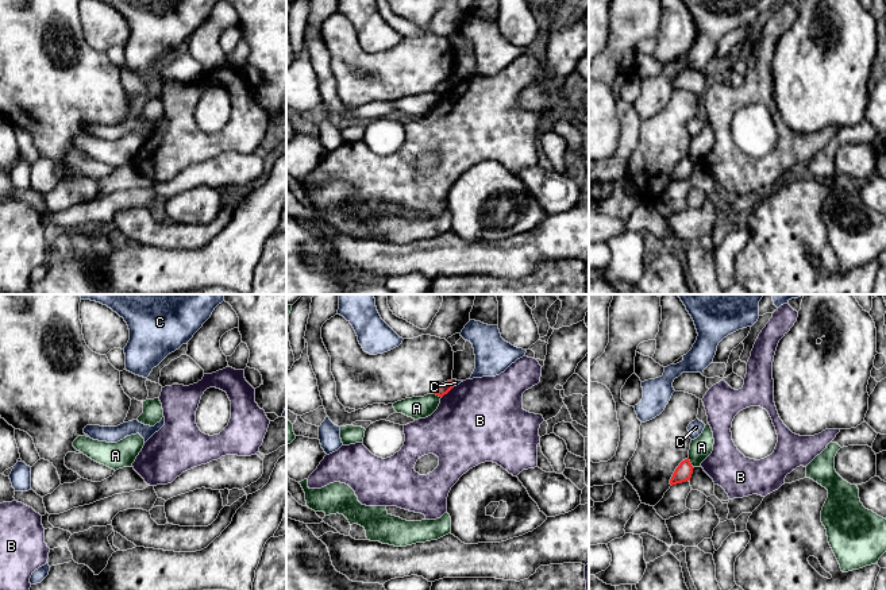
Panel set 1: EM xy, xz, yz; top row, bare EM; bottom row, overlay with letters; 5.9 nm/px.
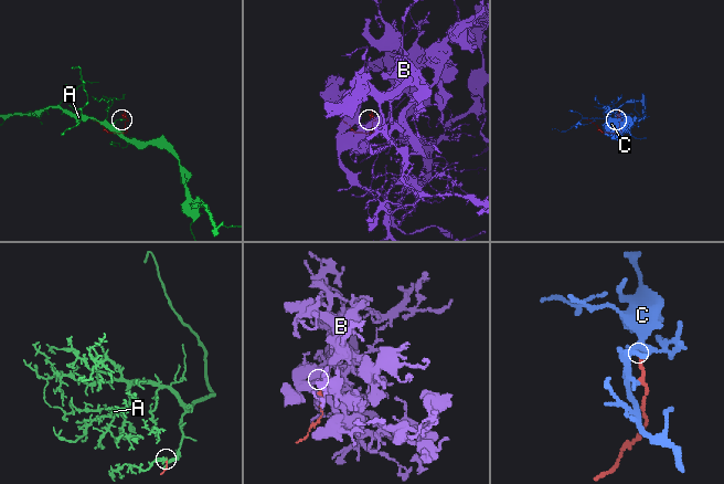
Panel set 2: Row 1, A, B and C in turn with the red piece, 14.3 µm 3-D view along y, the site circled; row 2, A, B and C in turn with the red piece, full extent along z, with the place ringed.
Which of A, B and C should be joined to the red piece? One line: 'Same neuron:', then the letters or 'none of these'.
Same neuron: none of these

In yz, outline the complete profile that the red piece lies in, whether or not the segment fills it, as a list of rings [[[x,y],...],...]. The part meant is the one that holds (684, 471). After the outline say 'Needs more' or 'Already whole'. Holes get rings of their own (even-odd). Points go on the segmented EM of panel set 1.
[[[689,458],[682,460],[674,471],[674,474],[670,479],[670,485],[673,486],[673,485],[677,485],[677,483],[690,481],[692,474],[693,474],[693,468],[694,467],[692,466]]]. Already whole

